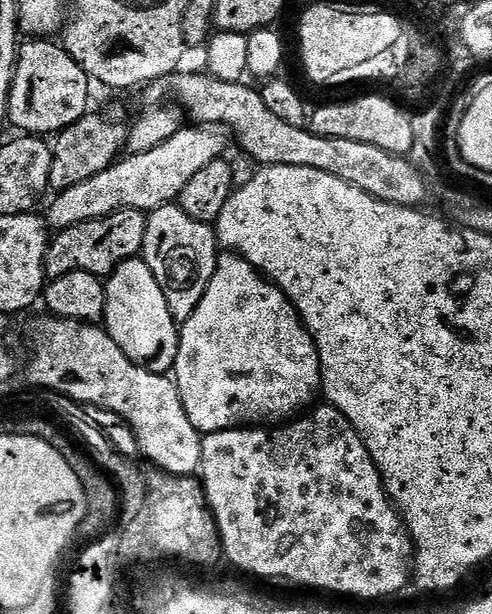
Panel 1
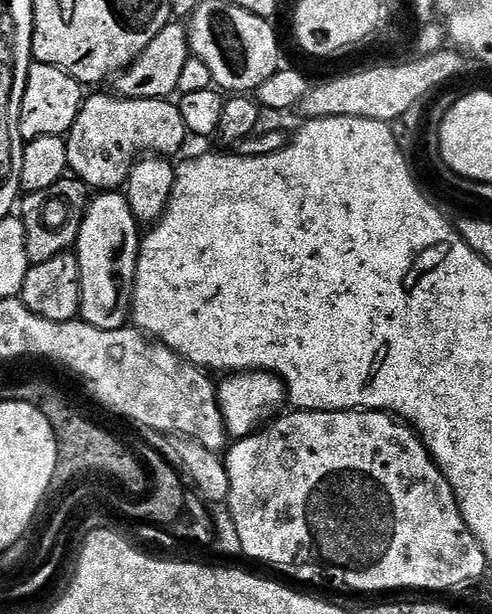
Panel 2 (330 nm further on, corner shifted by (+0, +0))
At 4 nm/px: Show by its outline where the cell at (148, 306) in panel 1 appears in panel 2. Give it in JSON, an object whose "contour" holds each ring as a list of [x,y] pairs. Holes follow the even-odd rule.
{"contour":[[[104,190],[91,197],[84,221],[76,239],[74,255],[80,267],[79,319],[98,330],[118,330],[129,323],[132,311],[132,291],[136,285],[136,263],[140,257],[141,229],[136,215],[130,210],[127,195],[120,190]]]}

